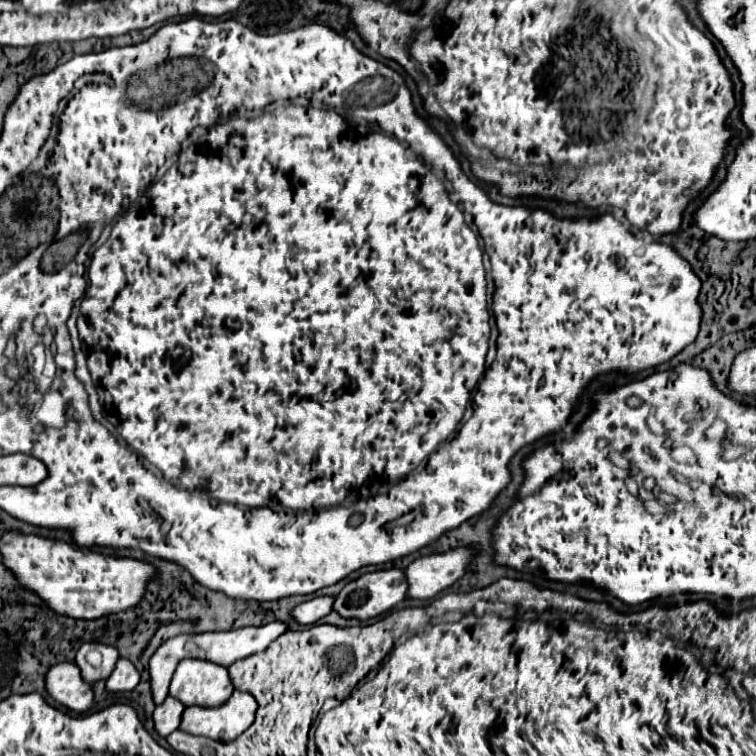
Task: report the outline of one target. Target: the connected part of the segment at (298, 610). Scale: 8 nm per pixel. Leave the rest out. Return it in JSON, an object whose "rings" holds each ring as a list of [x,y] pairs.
{"rings":[[[315,597],[293,609],[293,619],[301,625],[313,625],[333,611],[333,597]]]}

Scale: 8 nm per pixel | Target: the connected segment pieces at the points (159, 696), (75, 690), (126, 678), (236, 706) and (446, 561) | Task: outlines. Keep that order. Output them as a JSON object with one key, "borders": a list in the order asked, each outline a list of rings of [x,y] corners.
{"borders":[[[[273,621],[269,625],[263,627],[241,627],[241,629],[231,629],[231,631],[207,631],[207,633],[193,633],[193,635],[175,635],[171,639],[167,639],[151,657],[149,661],[149,673],[151,673],[151,695],[155,705],[161,705],[167,697],[169,691],[169,683],[171,683],[171,675],[175,671],[175,667],[179,665],[181,659],[205,659],[211,661],[215,665],[221,667],[229,667],[233,665],[237,659],[245,659],[253,653],[265,651],[267,645],[271,641],[275,641],[279,635],[285,633],[285,625],[279,621]]],[[[59,663],[51,667],[45,677],[45,689],[57,703],[75,713],[87,713],[93,705],[91,685],[83,681],[75,663]]],[[[119,659],[113,673],[107,679],[107,691],[121,693],[121,691],[133,691],[139,683],[139,673],[135,665],[127,659]]],[[[233,691],[227,703],[219,707],[187,707],[183,711],[179,729],[191,735],[229,743],[251,727],[255,711],[257,701],[251,695]]],[[[453,549],[447,553],[427,555],[415,559],[405,569],[407,579],[407,599],[429,601],[435,599],[441,591],[449,589],[457,579],[463,577],[467,563],[475,555],[475,549]]]]}

